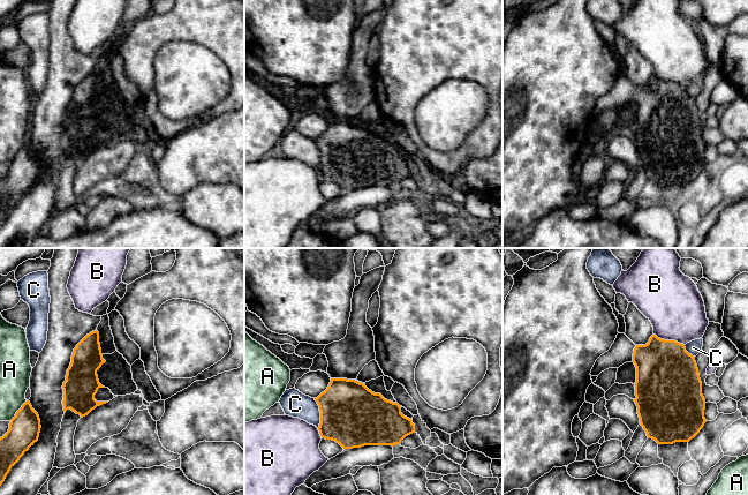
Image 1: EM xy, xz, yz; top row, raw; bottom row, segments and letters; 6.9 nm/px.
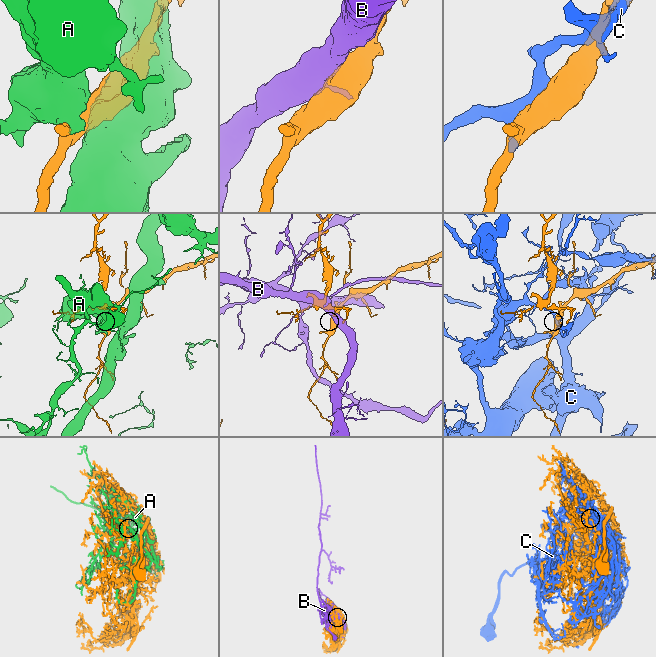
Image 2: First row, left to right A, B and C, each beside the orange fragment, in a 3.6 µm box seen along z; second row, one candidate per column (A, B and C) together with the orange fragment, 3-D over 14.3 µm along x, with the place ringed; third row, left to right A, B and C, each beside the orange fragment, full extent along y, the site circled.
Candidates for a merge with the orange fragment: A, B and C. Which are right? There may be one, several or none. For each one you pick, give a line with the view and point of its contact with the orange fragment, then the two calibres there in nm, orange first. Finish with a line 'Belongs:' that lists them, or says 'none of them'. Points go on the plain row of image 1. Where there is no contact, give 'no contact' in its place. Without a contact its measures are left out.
Belongs: none of them

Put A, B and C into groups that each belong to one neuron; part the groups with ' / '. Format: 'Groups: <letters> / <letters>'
Groups: A / B / C

